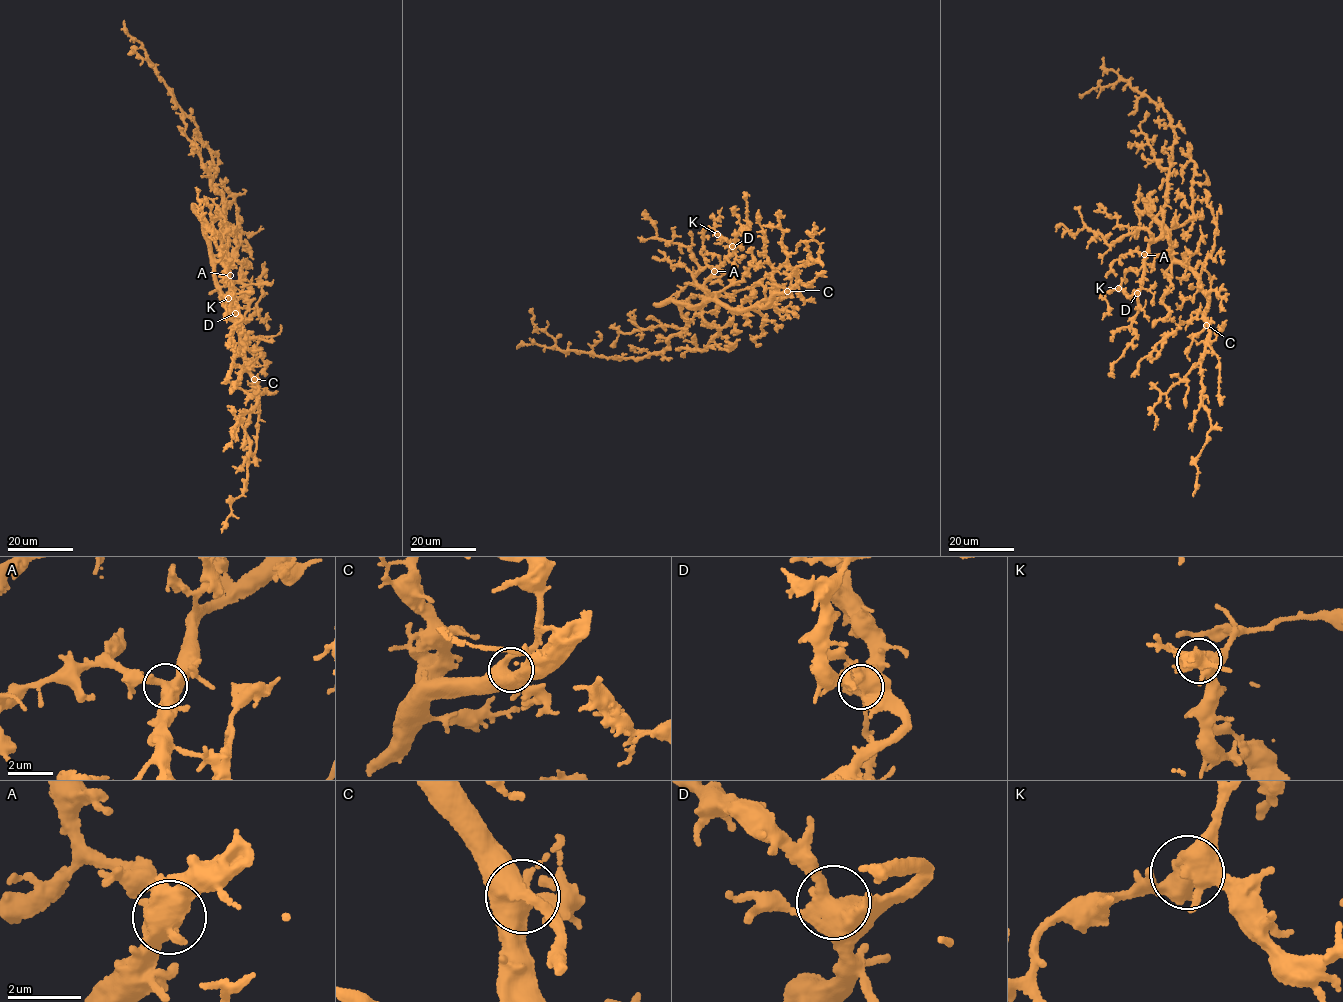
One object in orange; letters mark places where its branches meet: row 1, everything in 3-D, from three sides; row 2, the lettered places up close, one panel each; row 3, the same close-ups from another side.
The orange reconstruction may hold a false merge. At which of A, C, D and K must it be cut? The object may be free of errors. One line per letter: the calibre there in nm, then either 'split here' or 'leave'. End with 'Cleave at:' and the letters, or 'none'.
A: calibre 480 nm; leave
C: calibre 550 nm; leave
D: calibre 480 nm; leave
K: calibre 480 nm; leave
Cleave at: none

